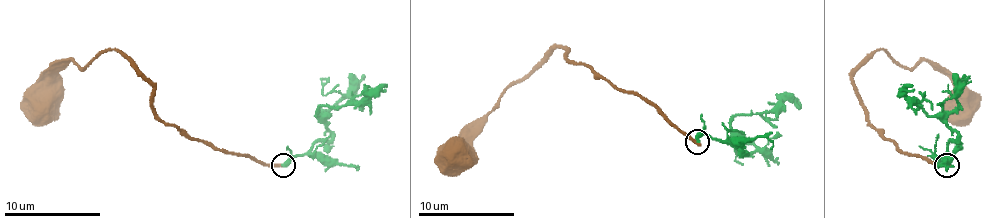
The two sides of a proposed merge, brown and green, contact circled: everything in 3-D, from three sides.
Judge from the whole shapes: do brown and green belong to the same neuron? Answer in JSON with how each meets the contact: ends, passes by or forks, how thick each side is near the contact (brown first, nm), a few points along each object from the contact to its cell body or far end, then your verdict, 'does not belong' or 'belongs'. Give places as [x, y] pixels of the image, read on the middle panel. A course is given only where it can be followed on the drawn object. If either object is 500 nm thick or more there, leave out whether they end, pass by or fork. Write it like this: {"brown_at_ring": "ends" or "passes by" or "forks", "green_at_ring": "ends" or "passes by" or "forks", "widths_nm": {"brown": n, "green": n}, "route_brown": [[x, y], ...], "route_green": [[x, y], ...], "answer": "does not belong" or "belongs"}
{"brown_at_ring": "ends", "green_at_ring": "ends", "widths_nm": {"brown": 280, "green": 340}, "route_brown": [[696, 142], [643, 99], [611, 87], [587, 67], [570, 62], [566, 50], [556, 48], [517, 79], [454, 152]], "route_green": [[696, 142], [706, 135], [744, 152], [730, 128], [735, 116], [766, 113], [783, 101], [793, 101], [800, 108]], "answer": "does not belong"}

